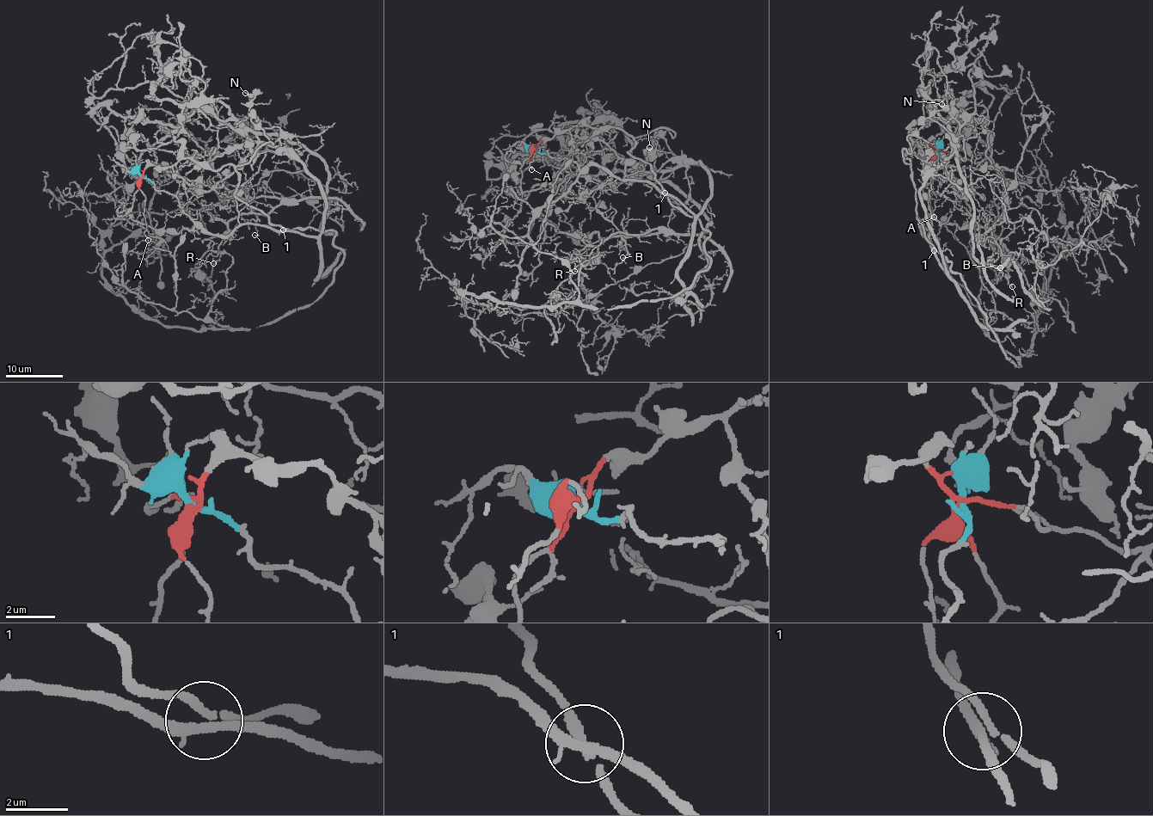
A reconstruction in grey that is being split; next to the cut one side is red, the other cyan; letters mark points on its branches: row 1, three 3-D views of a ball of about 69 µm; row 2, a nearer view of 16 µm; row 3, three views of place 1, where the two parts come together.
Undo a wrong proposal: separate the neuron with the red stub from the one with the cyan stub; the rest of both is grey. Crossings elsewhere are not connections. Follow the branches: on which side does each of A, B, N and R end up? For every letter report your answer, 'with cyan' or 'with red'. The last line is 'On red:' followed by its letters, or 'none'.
A: with red
B: with cyan
N: with red
R: with cyan
On red: A, N

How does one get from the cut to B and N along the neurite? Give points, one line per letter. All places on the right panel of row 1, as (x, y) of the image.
B: (936, 152), (920, 224), (938, 264), (920, 195), (942, 175), (968, 188), (972, 241), (990, 227), (1001, 268)
N: (936, 152), (911, 139), (902, 160), (910, 163), (902, 150), (911, 150), (907, 138), (941, 103)

